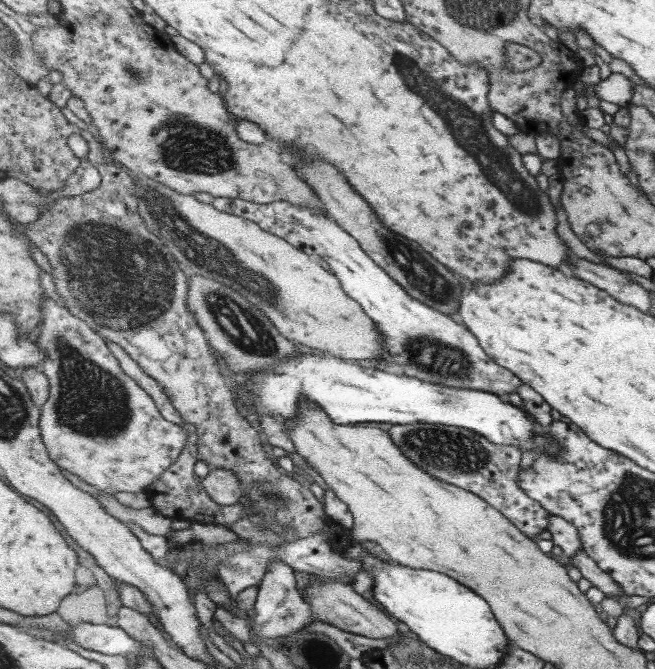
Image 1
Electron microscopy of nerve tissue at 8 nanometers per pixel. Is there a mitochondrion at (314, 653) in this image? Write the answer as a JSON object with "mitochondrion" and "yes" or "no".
{"mitochondrion":"yes"}

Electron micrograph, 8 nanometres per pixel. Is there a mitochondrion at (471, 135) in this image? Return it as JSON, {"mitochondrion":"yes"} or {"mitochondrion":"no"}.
{"mitochondrion":"yes"}

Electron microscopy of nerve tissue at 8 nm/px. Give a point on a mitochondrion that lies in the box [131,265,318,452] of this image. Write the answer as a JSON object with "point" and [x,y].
{"point":[252,338]}

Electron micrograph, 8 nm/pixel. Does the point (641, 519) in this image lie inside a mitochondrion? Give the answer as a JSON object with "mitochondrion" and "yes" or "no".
{"mitochondrion":"yes"}

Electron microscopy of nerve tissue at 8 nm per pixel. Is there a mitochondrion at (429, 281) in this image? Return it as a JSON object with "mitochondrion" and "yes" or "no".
{"mitochondrion":"yes"}

